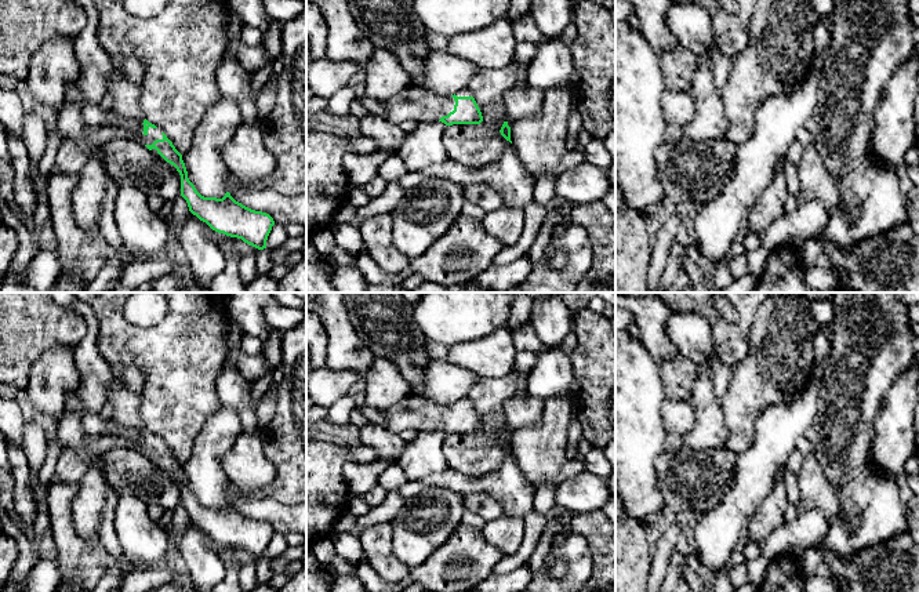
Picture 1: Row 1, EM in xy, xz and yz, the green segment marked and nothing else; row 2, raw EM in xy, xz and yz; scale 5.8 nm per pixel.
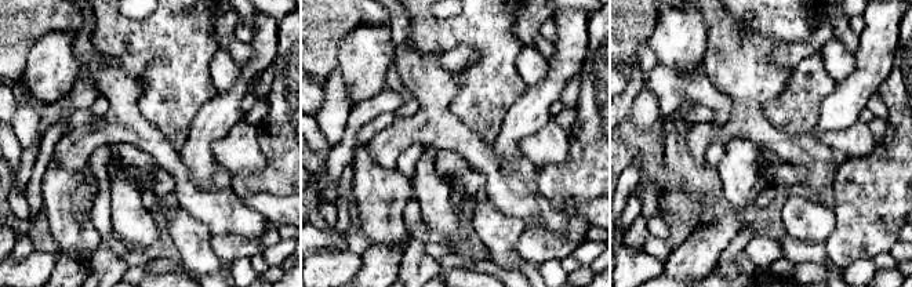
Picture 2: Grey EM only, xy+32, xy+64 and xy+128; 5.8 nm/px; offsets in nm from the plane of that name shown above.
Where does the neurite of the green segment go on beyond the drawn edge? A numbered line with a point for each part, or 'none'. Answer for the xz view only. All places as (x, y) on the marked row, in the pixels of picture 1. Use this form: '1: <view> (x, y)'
1: xz (413, 104)

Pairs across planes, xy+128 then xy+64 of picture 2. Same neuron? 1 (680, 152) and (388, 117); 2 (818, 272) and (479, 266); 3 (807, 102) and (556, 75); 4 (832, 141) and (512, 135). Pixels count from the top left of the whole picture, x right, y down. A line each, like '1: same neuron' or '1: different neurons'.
1: different neurons
2: same neuron
3: different neurons
4: different neurons

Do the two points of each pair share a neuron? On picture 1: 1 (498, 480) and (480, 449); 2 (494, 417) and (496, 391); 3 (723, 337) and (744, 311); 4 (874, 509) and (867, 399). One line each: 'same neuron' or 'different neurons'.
1: different neurons
2: same neuron
3: same neuron
4: same neuron

